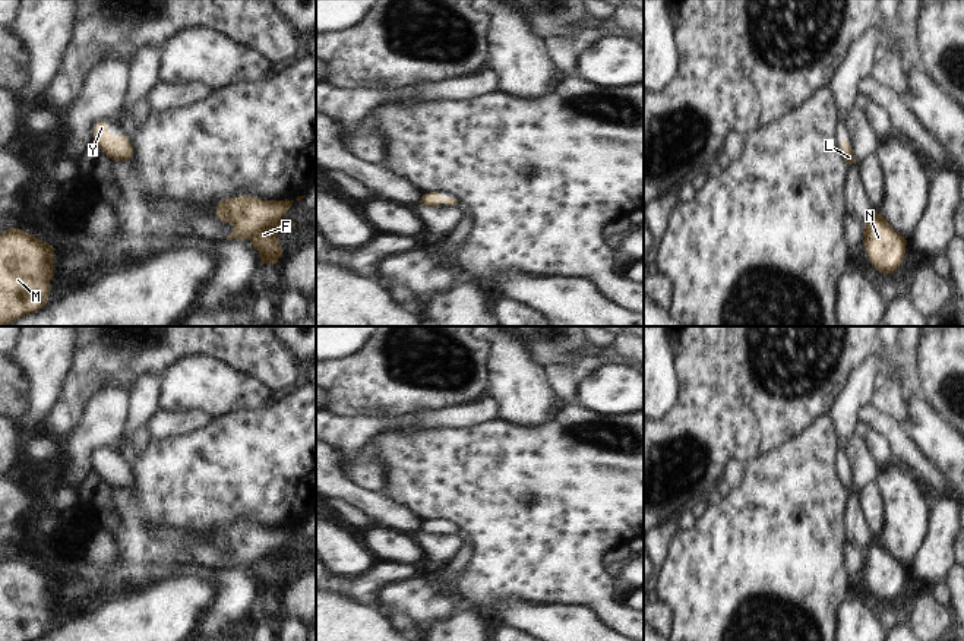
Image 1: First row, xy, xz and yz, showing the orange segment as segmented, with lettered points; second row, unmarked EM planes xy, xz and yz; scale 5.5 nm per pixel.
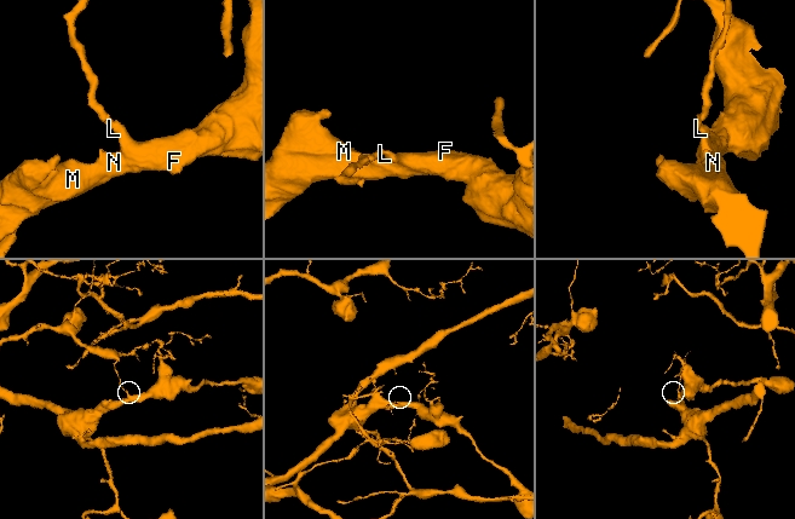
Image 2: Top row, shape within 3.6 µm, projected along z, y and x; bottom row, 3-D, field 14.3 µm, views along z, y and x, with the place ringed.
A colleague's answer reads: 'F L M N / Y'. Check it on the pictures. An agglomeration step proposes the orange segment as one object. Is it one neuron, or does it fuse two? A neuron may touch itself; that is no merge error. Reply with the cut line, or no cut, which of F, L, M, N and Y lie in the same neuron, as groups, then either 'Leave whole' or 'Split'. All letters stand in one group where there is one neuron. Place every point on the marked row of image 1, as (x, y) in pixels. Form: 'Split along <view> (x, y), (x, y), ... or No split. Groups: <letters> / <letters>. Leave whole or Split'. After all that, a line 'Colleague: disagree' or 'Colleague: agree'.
No split. Groups: F L M N Y. Leave whole
Colleague: disagree

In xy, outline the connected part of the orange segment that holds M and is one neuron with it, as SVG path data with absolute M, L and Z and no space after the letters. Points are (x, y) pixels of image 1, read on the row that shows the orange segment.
M19 228L0 234L0 325L47 304L54 247Z

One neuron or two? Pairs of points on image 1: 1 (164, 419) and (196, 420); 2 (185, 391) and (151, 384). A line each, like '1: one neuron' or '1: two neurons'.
1: one neuron
2: two neurons

